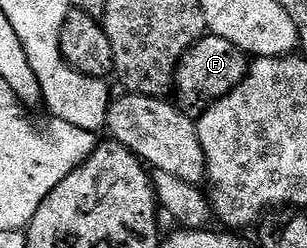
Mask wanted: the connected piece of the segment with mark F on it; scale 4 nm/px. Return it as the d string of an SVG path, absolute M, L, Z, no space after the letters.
M207 34L178 62L178 72L174 74L172 88L178 110L191 117L202 115L213 103L232 93L232 89L236 89L246 80L250 65L251 60L246 52L232 45L232 41L224 41L224 37Z

